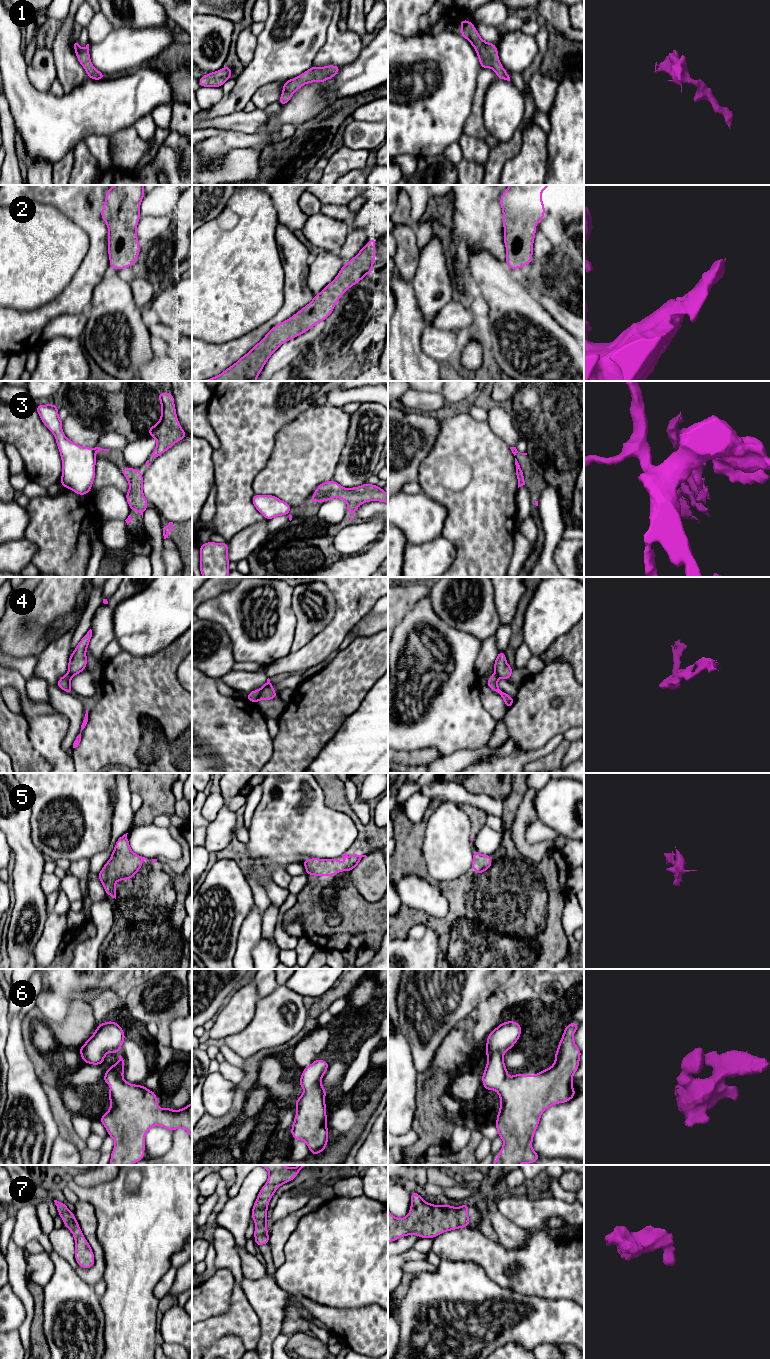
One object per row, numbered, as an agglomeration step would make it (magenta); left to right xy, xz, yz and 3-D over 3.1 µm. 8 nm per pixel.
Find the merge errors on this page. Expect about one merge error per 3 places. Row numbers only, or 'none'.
3, 4

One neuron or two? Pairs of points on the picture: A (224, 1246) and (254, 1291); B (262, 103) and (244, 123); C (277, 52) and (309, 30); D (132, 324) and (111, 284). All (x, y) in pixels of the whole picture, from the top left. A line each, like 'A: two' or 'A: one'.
A: two
B: two
C: one
D: one

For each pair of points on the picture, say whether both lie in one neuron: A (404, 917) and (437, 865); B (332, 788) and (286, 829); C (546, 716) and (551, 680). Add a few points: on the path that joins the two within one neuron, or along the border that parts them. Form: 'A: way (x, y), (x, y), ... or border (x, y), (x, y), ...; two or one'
A: border (459, 876), (436, 883); two
B: border (317, 783), (322, 792), (324, 803), (340, 812); two
C: way (545, 707), (545, 689); one

